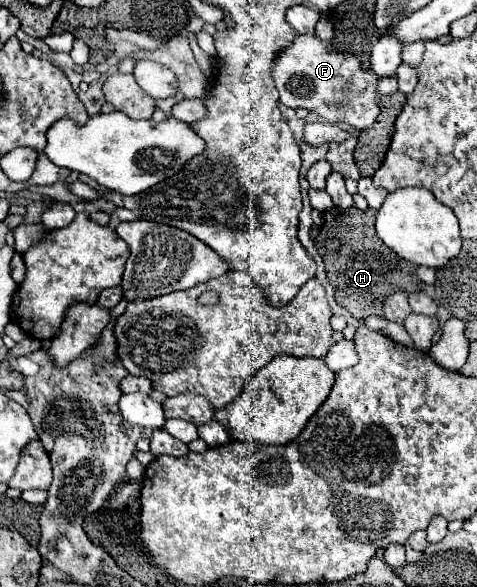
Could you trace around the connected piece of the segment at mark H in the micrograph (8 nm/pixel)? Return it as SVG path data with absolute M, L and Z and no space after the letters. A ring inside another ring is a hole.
M302 201L302 211L300 211L300 225L298 225L298 239L302 243L302 247L308 251L308 255L316 261L318 271L316 277L324 283L328 281L334 289L336 289L336 303L344 309L348 309L356 319L364 321L370 315L382 315L382 307L374 307L374 301L382 303L384 297L392 295L394 291L420 291L424 285L418 281L416 277L416 265L406 263L402 259L398 259L398 255L388 249L380 237L374 231L374 217L376 211L368 209L368 211L360 211L356 207L352 209L330 209L326 211L326 217L338 217L338 239L342 239L342 247L338 249L338 253L328 253L328 251L320 251L314 247L314 241L308 235L308 229L312 225L310 219L310 203ZM326 263L326 269L324 269ZM328 275L328 279L326 279Z

